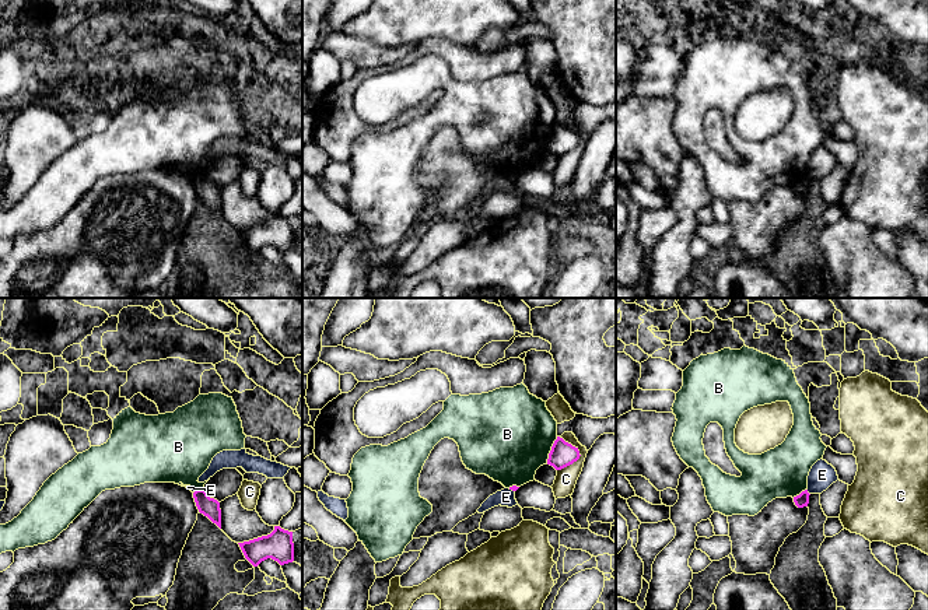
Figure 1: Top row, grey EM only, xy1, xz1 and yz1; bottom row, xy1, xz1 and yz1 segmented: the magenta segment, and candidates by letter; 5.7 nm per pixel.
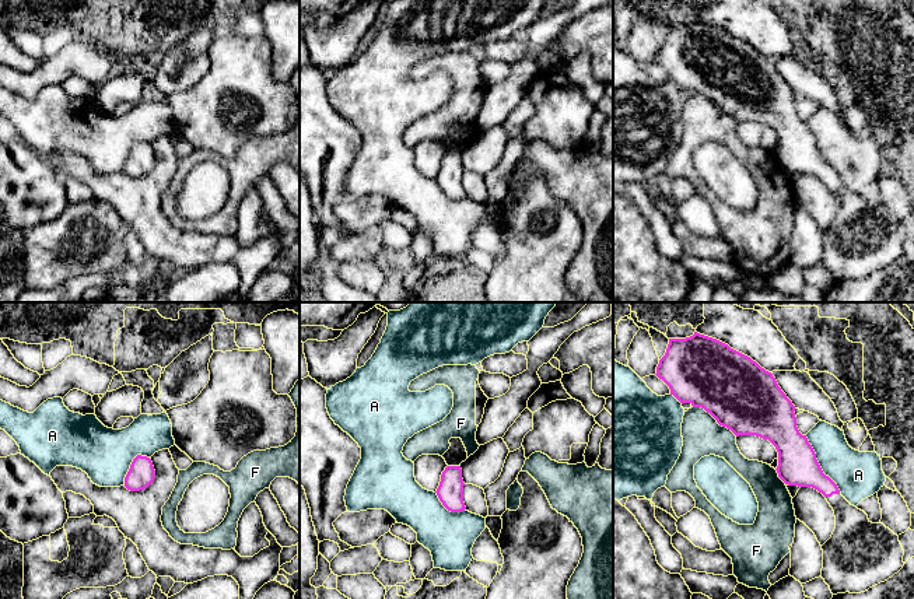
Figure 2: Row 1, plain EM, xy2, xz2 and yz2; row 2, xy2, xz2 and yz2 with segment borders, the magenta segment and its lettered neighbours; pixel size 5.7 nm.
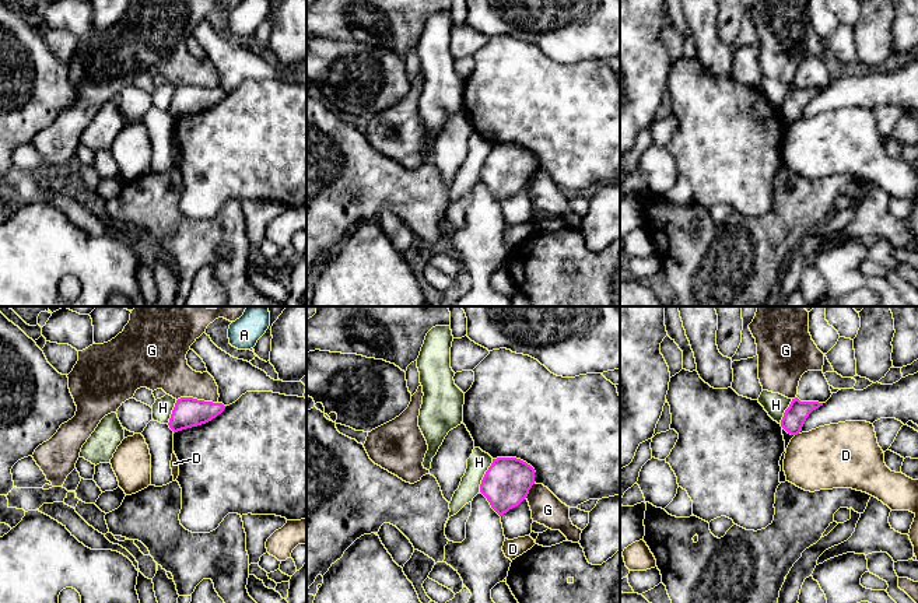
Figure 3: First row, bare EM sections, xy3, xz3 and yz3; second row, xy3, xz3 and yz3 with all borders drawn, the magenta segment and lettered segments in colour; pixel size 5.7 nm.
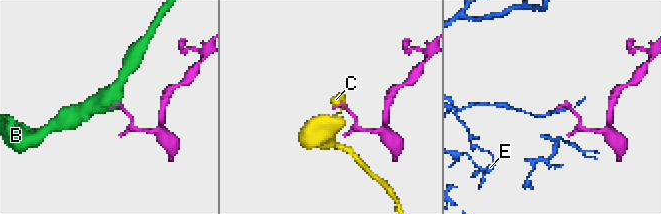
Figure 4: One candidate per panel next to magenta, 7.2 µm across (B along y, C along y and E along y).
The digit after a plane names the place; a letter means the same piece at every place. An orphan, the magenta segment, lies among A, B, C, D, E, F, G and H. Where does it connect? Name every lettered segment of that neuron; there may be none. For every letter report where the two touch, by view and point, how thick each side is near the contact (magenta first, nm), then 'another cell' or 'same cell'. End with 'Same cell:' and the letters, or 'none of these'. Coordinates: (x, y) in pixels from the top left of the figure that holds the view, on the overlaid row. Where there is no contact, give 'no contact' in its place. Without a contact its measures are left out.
A: yz2 (818, 463) | 220/280 nm | another cell
B: xz1 (552, 449) | 140/480 nm | another cell
C: xz1 (580, 455) | 140/120 nm | another cell
D: yz3 (796, 434) | 130/360 nm | another cell
E: yz1 (808, 493) | 80/150 nm | another cell
F: yz2 (715, 419) | 400/220 nm | another cell
G: xy3 (196, 399) | 170/240 nm | another cell
H: xz3 (484, 476) | 280/120 nm | another cell
Same cell: none of these

